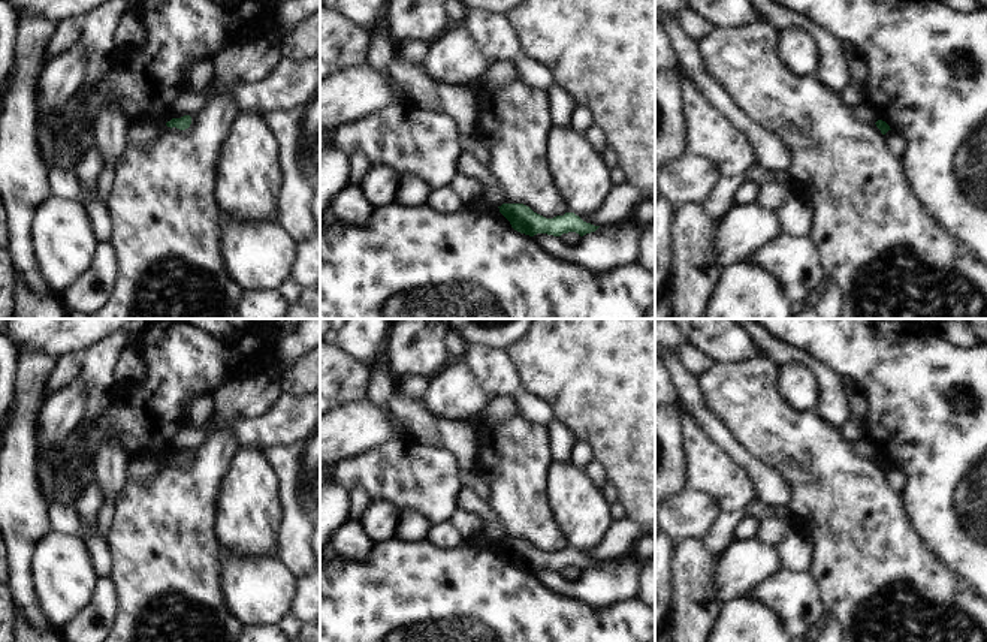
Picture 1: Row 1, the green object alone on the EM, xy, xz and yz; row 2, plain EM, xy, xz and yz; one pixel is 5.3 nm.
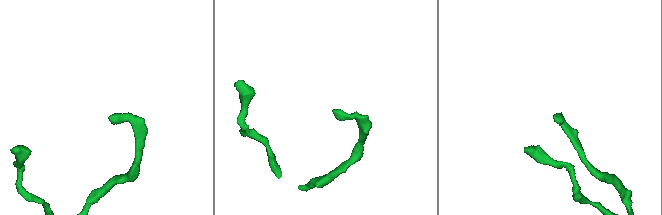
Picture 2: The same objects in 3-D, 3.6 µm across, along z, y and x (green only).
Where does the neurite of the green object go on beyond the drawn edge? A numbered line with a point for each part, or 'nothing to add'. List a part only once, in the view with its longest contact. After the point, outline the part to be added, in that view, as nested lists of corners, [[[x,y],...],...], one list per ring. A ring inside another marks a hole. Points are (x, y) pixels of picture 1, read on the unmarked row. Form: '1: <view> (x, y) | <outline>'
nothing to add

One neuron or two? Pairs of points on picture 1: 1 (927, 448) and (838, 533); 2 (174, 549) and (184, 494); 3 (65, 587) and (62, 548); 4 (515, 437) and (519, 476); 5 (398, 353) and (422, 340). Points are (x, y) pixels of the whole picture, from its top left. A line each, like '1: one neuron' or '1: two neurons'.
1: two neurons
2: one neuron
3: one neuron
4: one neuron
5: one neuron

